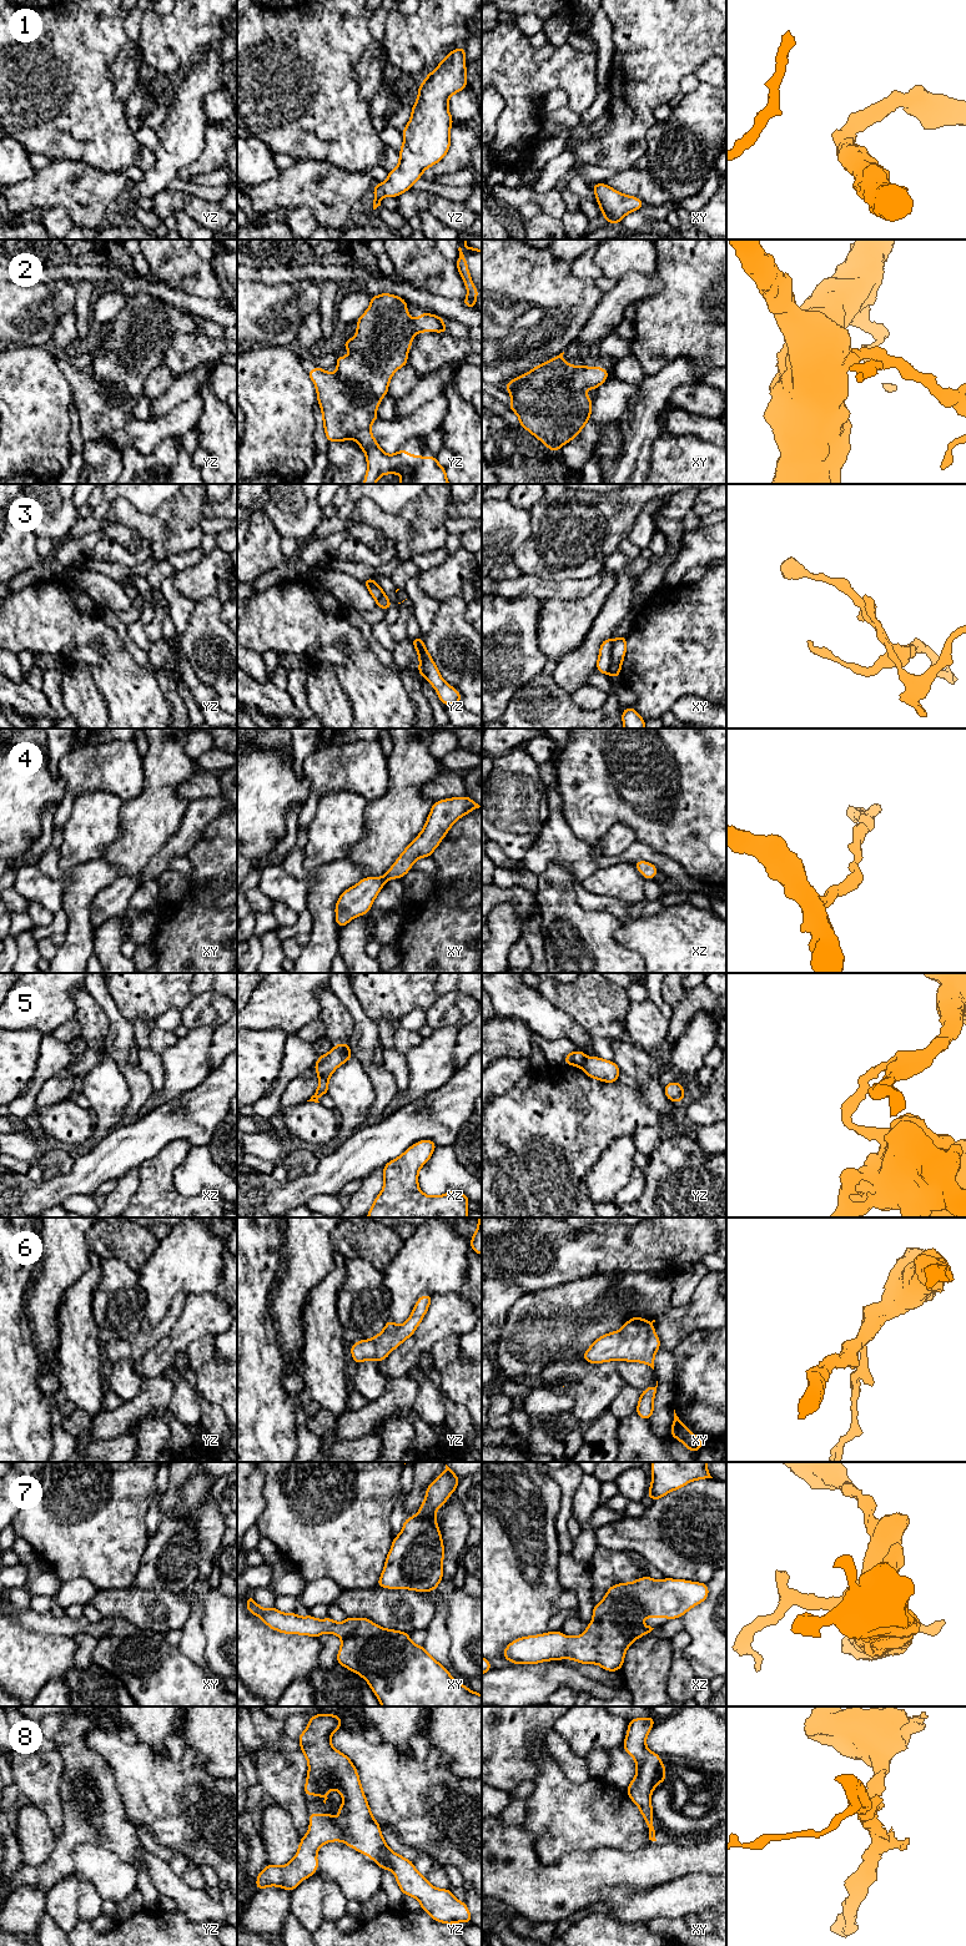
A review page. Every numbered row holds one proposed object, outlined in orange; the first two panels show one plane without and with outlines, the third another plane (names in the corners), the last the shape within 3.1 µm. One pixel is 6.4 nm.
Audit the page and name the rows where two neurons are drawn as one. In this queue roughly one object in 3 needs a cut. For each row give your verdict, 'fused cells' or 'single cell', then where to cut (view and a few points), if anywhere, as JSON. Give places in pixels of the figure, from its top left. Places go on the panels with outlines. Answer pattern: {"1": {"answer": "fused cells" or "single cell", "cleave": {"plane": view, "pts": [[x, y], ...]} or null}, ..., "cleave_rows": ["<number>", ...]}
{"1": {"answer": "single cell", "cleave": null}, "2": {"answer": "single cell", "cleave": null}, "3": {"answer": "fused cells", "cleave": {"plane": "xy", "pts": [[613, 640], [609, 674]]}}, "4": {"answer": "single cell", "cleave": null}, "5": {"answer": "fused cells", "cleave": {"plane": "xz", "pts": [[330, 1073], [318, 1077]]}}, "6": {"answer": "single cell", "cleave": null}, "7": {"answer": "single cell", "cleave": null}, "8": {"answer": "single cell", "cleave": null}, "cleave_rows": ["3", "5"]}

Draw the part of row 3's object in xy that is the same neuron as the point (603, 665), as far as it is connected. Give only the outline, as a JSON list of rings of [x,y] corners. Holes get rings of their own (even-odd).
[[[612,639],[603,640],[599,649],[599,657],[597,661],[597,670],[602,674],[610,675],[612,666]]]

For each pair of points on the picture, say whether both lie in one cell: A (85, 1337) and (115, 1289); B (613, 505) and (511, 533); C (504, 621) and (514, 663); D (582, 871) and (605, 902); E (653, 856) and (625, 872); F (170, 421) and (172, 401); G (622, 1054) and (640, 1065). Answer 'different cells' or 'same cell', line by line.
A: different cells
B: different cells
C: same cell
D: different cells
E: different cells
F: different cells
G: same cell

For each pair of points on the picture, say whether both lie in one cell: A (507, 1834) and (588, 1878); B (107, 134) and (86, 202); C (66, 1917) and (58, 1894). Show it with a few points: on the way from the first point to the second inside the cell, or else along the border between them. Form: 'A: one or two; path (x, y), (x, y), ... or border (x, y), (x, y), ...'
A: one; path (522, 1855), (544, 1878), (567, 1878)
B: two; border (70, 159), (84, 160), (106, 171), (120, 171)
C: one; path (64, 1911), (61, 1900)

